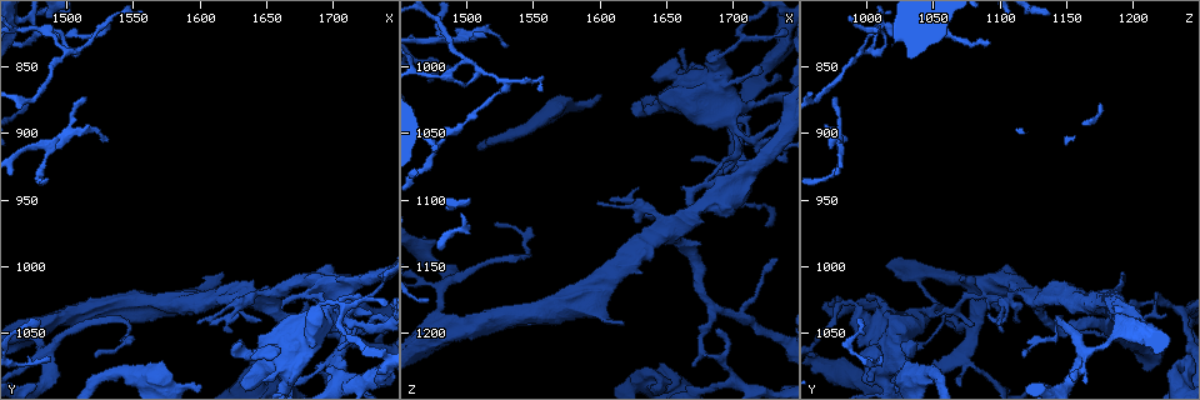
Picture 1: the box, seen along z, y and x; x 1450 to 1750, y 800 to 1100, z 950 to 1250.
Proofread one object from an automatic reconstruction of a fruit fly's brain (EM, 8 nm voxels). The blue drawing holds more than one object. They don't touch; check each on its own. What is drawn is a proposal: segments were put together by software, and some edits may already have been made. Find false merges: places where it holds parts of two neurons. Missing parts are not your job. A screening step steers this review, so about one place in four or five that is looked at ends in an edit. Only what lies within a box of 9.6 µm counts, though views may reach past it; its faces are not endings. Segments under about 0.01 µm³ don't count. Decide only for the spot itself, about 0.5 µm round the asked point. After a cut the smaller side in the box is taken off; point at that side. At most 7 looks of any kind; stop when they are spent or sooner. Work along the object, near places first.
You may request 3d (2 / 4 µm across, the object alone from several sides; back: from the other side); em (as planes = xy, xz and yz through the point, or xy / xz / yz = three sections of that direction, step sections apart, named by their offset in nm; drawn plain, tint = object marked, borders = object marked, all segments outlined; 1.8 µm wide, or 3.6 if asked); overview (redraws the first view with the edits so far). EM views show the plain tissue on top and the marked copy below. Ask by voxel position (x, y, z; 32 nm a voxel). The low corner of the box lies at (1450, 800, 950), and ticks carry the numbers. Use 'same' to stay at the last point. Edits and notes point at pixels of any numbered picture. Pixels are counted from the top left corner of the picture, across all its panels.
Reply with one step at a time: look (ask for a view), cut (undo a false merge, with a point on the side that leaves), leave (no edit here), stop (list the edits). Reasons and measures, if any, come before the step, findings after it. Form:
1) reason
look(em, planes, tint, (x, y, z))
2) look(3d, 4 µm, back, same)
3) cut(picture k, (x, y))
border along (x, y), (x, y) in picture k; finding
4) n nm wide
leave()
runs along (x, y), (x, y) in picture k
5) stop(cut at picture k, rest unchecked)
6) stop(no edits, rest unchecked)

two arms at a narrow angle
look(em, planes, tint, (1650, 1026, 1128))

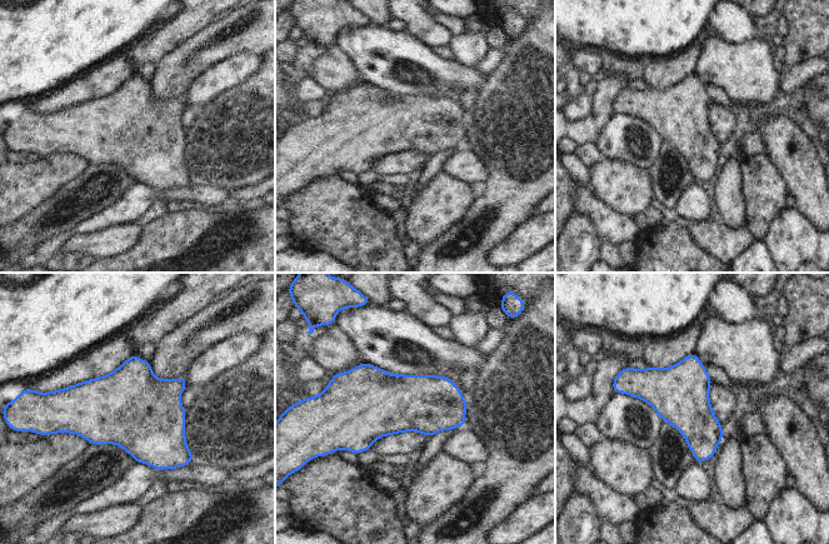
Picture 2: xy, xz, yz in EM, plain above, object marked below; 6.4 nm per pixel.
leave()
all the same neuron

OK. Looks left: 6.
calibre changes
look(3d, 4 µm, (1486, 1064, 1162))

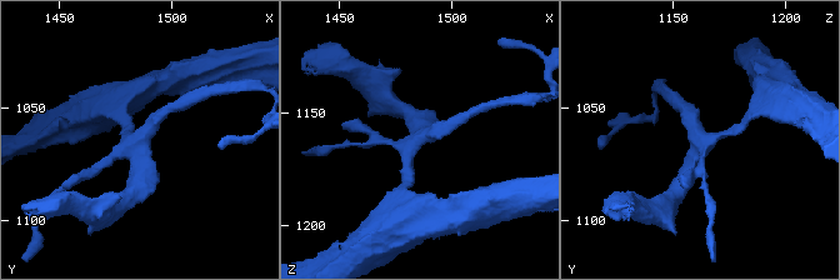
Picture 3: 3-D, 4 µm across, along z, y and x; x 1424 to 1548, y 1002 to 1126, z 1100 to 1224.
4 arms; need the tissue
look(em, xz, step 16, tint, (1484, 1062, 1164))

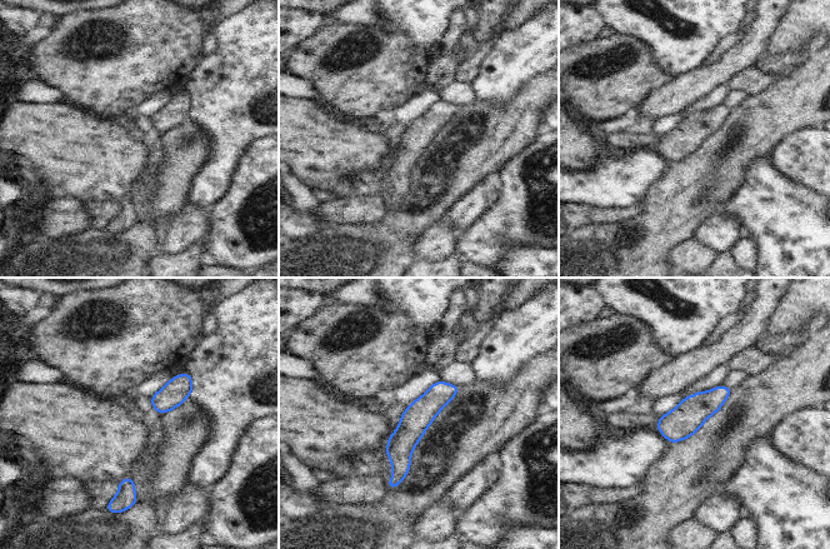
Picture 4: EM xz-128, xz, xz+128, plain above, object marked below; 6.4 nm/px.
leave()
all the same neuron

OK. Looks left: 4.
look(3d, 2 µm, (1492, 906, 978))

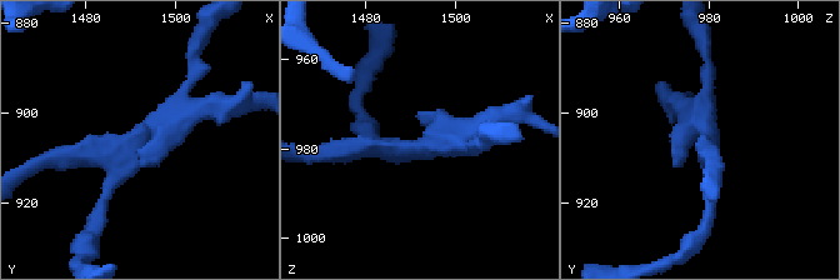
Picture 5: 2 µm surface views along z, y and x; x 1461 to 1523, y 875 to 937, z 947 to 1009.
look(em, planes, borders, (1491, 907, 979))

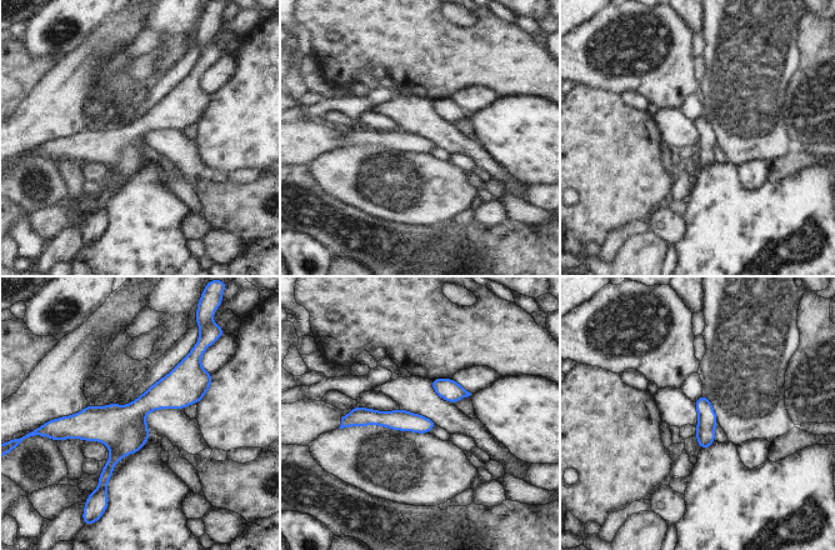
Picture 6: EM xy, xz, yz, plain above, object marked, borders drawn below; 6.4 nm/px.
leave()
runs along (206, 383), (125, 423), (65, 423) in picture 6; continuous, no second neuron

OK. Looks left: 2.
stop(no edits, rest unchecked)

